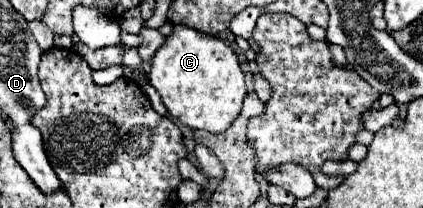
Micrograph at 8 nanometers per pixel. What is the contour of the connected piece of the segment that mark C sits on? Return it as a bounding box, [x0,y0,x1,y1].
[150,27,246,133]

